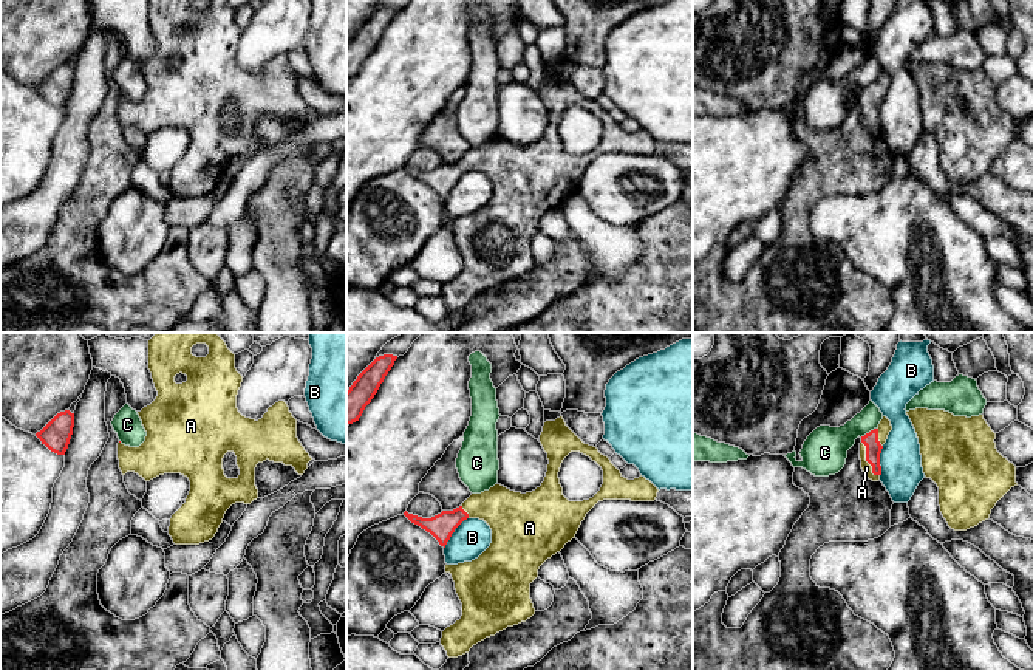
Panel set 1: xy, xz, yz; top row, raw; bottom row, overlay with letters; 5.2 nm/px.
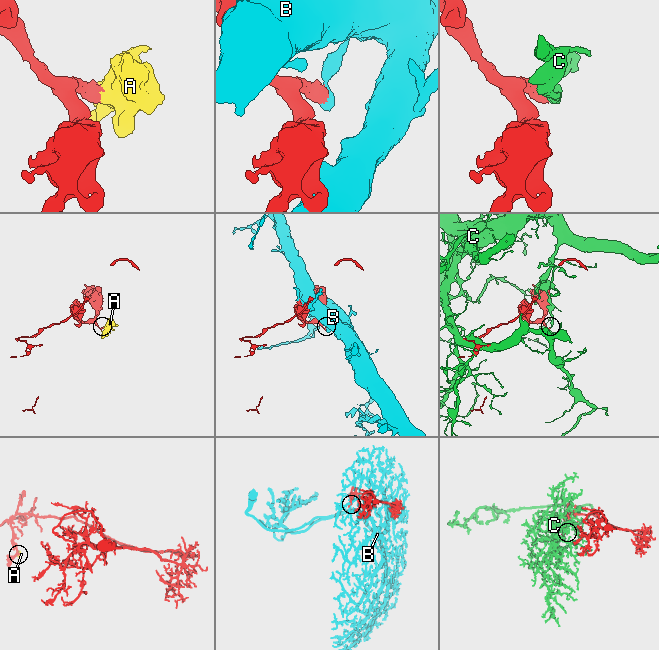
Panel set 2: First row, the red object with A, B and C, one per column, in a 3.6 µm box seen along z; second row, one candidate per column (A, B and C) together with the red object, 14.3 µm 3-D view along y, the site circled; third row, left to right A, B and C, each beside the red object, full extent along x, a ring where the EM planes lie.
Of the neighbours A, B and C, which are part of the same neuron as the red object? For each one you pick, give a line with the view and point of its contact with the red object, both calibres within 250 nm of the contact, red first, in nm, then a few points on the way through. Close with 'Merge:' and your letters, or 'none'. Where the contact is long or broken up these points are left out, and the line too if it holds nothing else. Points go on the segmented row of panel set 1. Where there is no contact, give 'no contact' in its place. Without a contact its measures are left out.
A: yz (866, 460) | 80/50 nm
Merge: A

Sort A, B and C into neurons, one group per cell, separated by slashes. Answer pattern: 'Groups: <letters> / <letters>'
Groups: A / B / C

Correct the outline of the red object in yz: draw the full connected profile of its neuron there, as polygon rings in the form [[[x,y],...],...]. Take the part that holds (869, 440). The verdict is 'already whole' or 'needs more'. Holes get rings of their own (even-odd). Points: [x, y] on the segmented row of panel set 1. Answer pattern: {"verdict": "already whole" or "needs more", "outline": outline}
{"verdict": "needs more", "outline": [[[883,416],[877,429],[861,436],[860,443],[861,469],[866,473],[866,477],[872,481],[880,480],[881,475],[880,453],[891,430],[892,430],[891,421],[886,416]]]}

